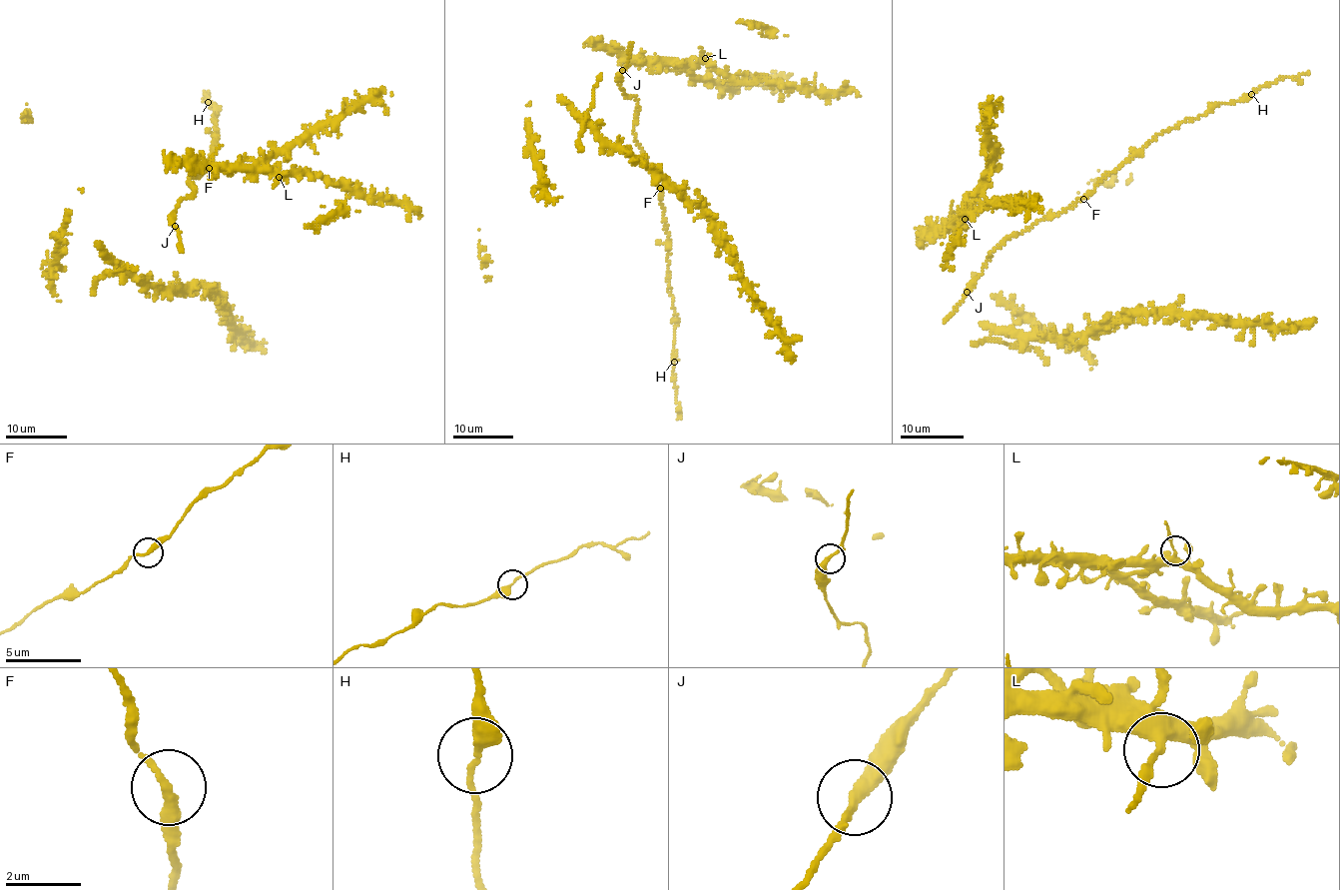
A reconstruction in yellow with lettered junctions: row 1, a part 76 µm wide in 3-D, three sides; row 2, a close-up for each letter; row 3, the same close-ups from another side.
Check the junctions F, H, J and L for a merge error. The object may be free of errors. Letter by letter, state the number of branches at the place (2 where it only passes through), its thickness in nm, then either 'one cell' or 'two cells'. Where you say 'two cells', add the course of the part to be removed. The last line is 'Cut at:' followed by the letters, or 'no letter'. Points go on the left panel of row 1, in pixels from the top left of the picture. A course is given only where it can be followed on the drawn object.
F: 2 | 240 nm | one cell
H: 2 | 320 nm | one cell
J: 2 | 280 nm | one cell
L: 2 | 280 nm | one cell
Cut at: no letter

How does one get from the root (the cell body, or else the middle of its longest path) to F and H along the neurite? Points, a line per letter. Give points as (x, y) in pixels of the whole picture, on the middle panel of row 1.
F: (617, 76), (622, 91), (638, 100), (634, 138), (660, 188)
H: (617, 76), (622, 91), (638, 100), (634, 138), (660, 190), (669, 239), (669, 289), (676, 316), (674, 361)

